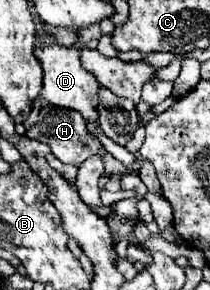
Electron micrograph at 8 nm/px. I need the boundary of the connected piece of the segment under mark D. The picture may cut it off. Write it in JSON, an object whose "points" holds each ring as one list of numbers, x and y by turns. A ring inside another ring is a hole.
{"points":[[100,22,87,26,80,31,80,38,75,48,63,48,59,44,43,44,43,46,37,46,35,48,35,58,39,60,41,68,43,68,43,90,41,90,41,96,53,104,53,106,59,106,59,108,71,108,71,110,77,110,83,114,85,120,97,120,99,114,95,114,95,106,99,104,97,100,97,90,99,90,99,82,97,78,87,72,81,62,79,62,79,50,82,44,88,43,93,39,99,39,101,37]]}

